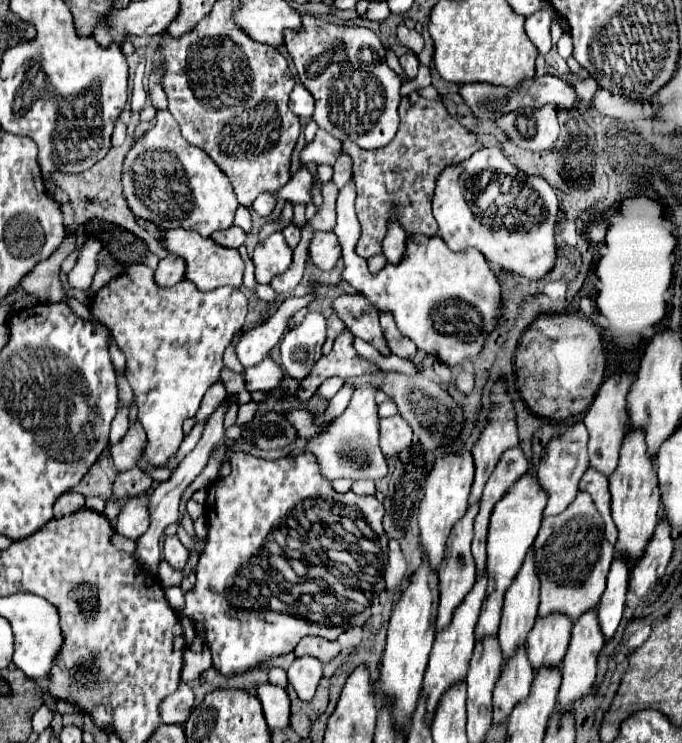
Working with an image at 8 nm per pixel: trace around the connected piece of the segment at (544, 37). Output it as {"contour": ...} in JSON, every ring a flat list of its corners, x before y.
{"contour":[[547,4,547,10,541,10,539,14,529,16,525,22,525,30,527,30,531,42,543,56,549,54,549,50,551,50,551,34,549,34,551,14,553,14,553,8]]}

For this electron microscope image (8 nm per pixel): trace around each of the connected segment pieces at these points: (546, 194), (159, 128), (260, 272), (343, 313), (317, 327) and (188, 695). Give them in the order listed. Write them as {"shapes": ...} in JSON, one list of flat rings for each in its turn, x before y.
{"shapes":[[[481,148,467,162,455,168,447,168,441,174,433,196,433,216,439,224,441,238,453,252,475,248,489,260,493,268,519,274,527,280,543,280,555,268,559,258,561,248,555,240,559,222,559,198,555,190,539,176,523,176,521,172,513,172,513,164,499,148]],[[167,110,157,112,157,124,137,138,125,156,121,188,133,216,151,220,163,230,195,230,203,238,215,230,231,228,239,206,229,178,207,152,183,140,177,122]],[[275,232,263,244,257,244,253,252,255,278,259,284,269,284,275,276,289,270,293,262,293,250,287,246,281,232]],[[345,294,345,296,339,296,333,302,333,306,337,316,345,322,345,326,355,336,375,346,381,356,391,356,389,344,385,342,385,336,379,326,379,310,375,310,367,298]],[[309,312,301,324,289,330,281,340,281,364,293,378,305,378,315,362,321,358,321,346,325,342,325,318,319,312]],[[179,684,179,688,161,702,161,718,165,724,185,724,195,704,195,694,189,686]]]}

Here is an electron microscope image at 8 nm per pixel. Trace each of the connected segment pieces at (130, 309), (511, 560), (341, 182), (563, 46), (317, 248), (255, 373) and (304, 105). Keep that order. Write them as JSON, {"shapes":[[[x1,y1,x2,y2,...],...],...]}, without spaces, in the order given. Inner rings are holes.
{"shapes":[[[103,246,97,254,97,268,119,266,119,272,97,290,93,296,89,310,91,316,105,326,115,336,119,350,127,358,127,382,133,388,135,404,137,404,137,420,147,434,147,448,137,466,145,470,147,464,165,466,167,460,177,452,183,440,183,422,185,418,195,416,205,392,211,384,217,382,219,370,223,366,223,350,229,346,233,334,241,330,247,316,247,296,233,286,215,288,211,292,201,292,191,280,181,280,175,286,159,286,153,278,153,270,145,264,121,264,117,258]],[[525,474,509,492,507,496,503,496,493,514,491,514,491,524,489,524,489,536,487,536,487,594,483,600,483,608,479,614,479,622,475,628,475,640,481,642,483,638,489,638,497,634,499,630,499,620,501,620,501,612,503,612,503,600,505,600,505,592,509,590,511,582,517,578,527,552,539,532,539,524,543,518,543,508,545,508,545,500,547,494,543,494,543,490,539,490,537,478,533,474]],[[342,153,333,166,332,181,340,190,352,177,352,160,350,156]],[[563,32,561,40,557,42,557,52,559,52,559,56,565,58,565,60,573,54,573,38,571,38,569,32]],[[317,232,311,240,309,256,317,268,331,272,341,260,341,246,335,232]],[[269,354,259,364,247,368,243,376,245,376,245,388,249,394,255,390,275,390,285,380,281,366]],[[297,84,297,86,293,88,291,100,289,100,289,108,291,108,291,112,295,112,297,116,307,116,307,118,313,116,315,102,313,102,313,96,305,90,303,84]]]}

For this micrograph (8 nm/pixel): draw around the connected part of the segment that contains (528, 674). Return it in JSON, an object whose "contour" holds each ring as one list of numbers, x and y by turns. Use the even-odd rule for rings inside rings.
{"contour":[[525,648,519,650,519,656,511,658,507,666,503,666,503,674,499,678,499,686,495,686,495,698,493,698,493,722,507,722,513,708,527,700,531,692,533,682,533,670,527,666,527,652]]}

